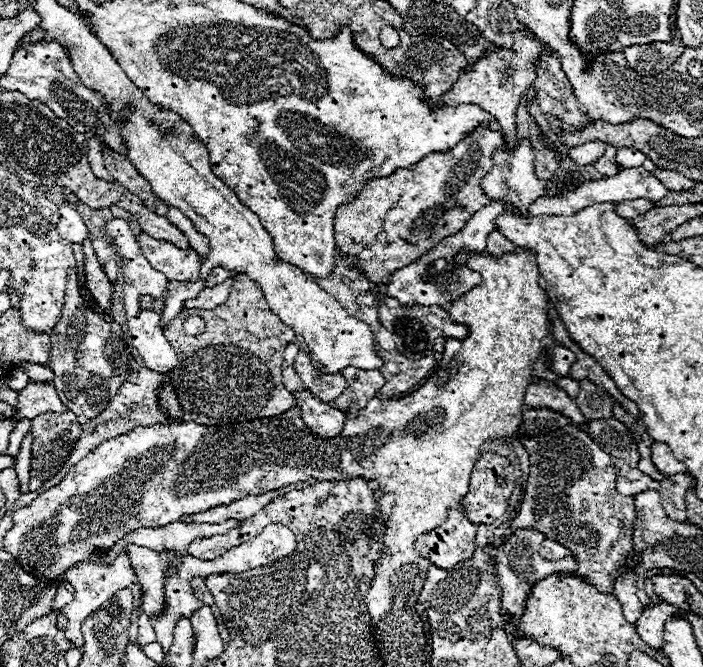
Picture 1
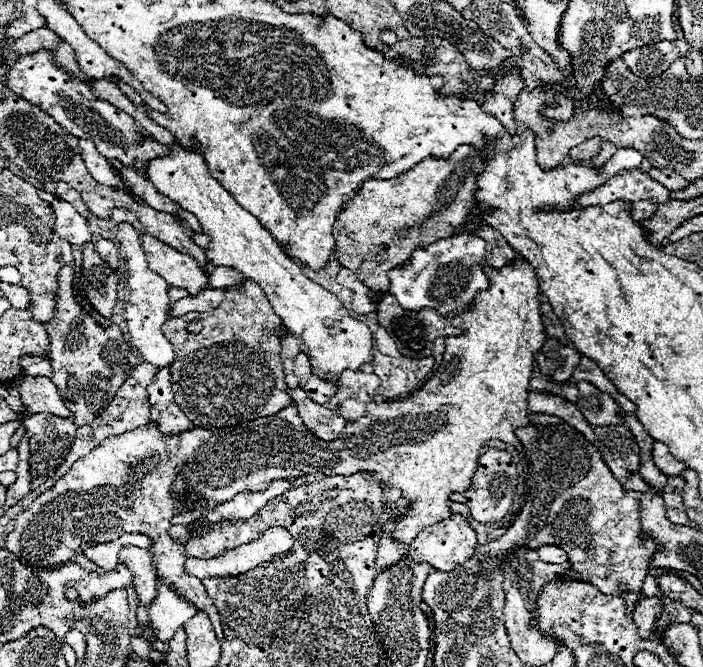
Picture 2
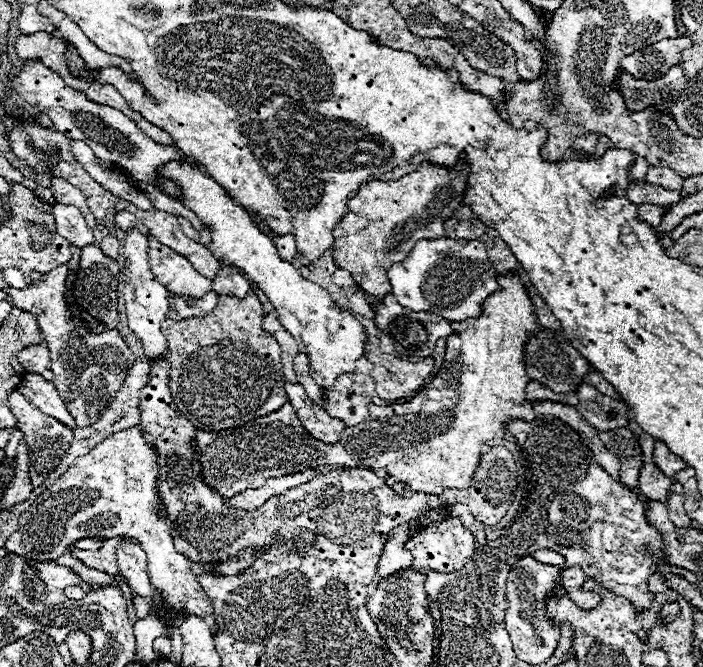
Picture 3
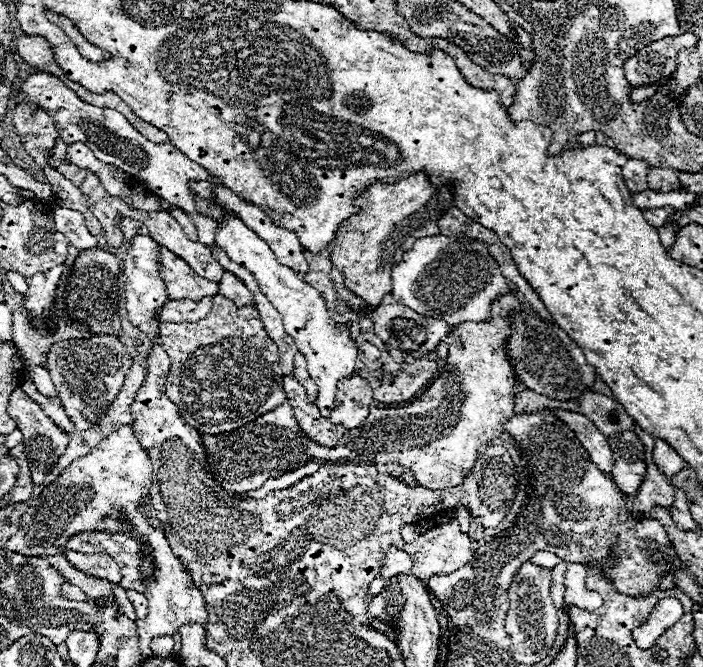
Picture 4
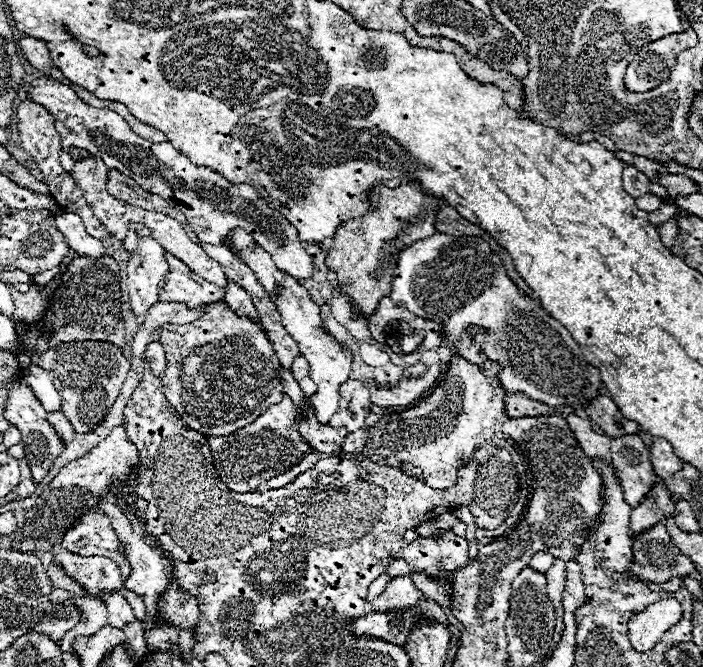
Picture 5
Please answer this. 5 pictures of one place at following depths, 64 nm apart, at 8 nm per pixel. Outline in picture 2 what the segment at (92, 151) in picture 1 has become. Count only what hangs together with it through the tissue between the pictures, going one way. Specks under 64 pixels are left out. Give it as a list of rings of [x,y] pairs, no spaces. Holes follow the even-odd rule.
[[[82,138],[80,140],[80,150],[82,150],[82,158],[90,170],[90,174],[102,182],[104,186],[118,186],[118,188],[124,188],[122,180],[114,174],[114,170],[110,168],[108,160],[100,156],[100,152],[96,150],[94,142],[90,138]]]

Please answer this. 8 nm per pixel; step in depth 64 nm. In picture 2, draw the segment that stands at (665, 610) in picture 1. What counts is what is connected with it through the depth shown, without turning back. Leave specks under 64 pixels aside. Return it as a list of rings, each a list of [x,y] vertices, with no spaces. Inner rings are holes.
[[[640,598],[636,614],[634,614],[634,624],[638,626],[638,634],[642,638],[650,638],[656,626],[656,618],[662,616],[662,604],[652,600],[652,598]]]

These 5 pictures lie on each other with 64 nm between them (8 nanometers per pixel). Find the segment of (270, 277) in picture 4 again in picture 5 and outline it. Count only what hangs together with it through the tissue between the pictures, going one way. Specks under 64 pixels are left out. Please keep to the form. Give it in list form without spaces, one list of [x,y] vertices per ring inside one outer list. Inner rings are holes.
[[[234,228],[226,246],[228,244],[230,244],[230,250],[238,256],[238,260],[242,260],[246,266],[250,266],[250,270],[254,270],[258,274],[256,276],[258,282],[264,286],[264,290],[270,294],[270,300],[276,304],[278,312],[282,314],[282,326],[296,340],[300,352],[308,360],[310,376],[312,376],[314,384],[318,386],[316,394],[310,396],[310,404],[314,406],[314,410],[318,414],[318,422],[328,422],[334,416],[334,412],[338,410],[338,386],[348,380],[348,374],[352,370],[352,352],[350,352],[350,348],[344,348],[330,332],[324,330],[324,320],[320,316],[320,306],[312,300],[308,290],[296,278],[292,278],[290,274],[280,272],[274,266],[274,260],[270,258],[270,254],[264,248],[260,248],[256,244],[256,240],[250,234],[246,234],[246,230]]]

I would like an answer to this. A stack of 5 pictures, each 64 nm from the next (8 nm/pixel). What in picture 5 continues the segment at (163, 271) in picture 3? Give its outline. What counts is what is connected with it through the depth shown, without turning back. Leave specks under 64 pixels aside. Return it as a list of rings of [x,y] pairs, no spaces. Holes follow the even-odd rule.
[[[166,252],[168,274],[164,276],[162,302],[186,302],[188,306],[202,306],[214,300],[224,300],[224,290],[194,274],[182,260]]]

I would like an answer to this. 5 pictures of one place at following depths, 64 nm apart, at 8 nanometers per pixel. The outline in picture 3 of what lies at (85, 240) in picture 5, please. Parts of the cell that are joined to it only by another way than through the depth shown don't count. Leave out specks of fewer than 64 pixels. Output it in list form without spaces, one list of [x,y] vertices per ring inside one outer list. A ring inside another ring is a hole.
[[[54,204],[54,218],[56,218],[58,234],[62,234],[72,246],[84,248],[88,244],[94,244],[94,234],[86,226],[84,216],[76,206]]]

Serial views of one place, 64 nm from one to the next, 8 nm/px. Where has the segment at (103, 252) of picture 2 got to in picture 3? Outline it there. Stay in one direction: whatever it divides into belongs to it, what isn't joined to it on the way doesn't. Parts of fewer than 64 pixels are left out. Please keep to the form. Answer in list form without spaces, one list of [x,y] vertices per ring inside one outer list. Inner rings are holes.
[[[111,233],[110,238],[104,238],[100,242],[100,250],[110,256],[112,260],[116,260],[116,254],[118,254],[118,246],[120,246],[120,241],[115,237],[114,233]]]

